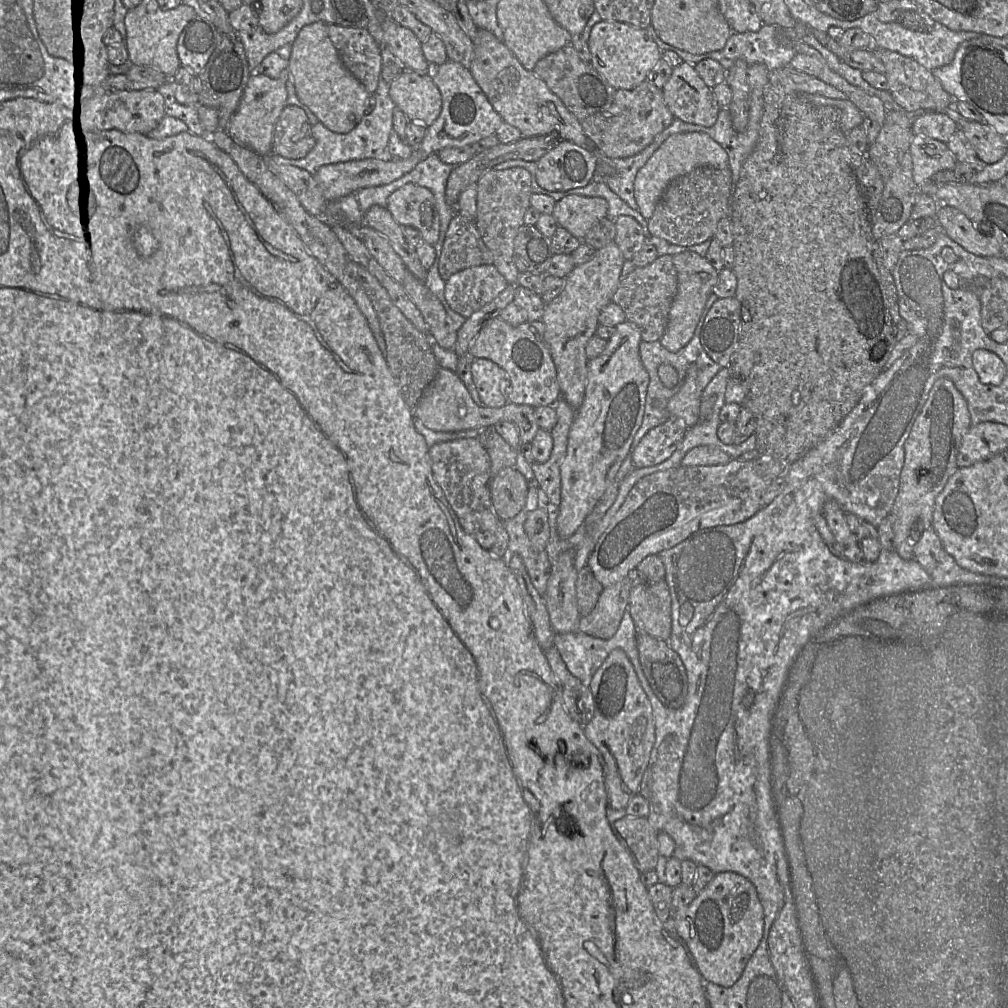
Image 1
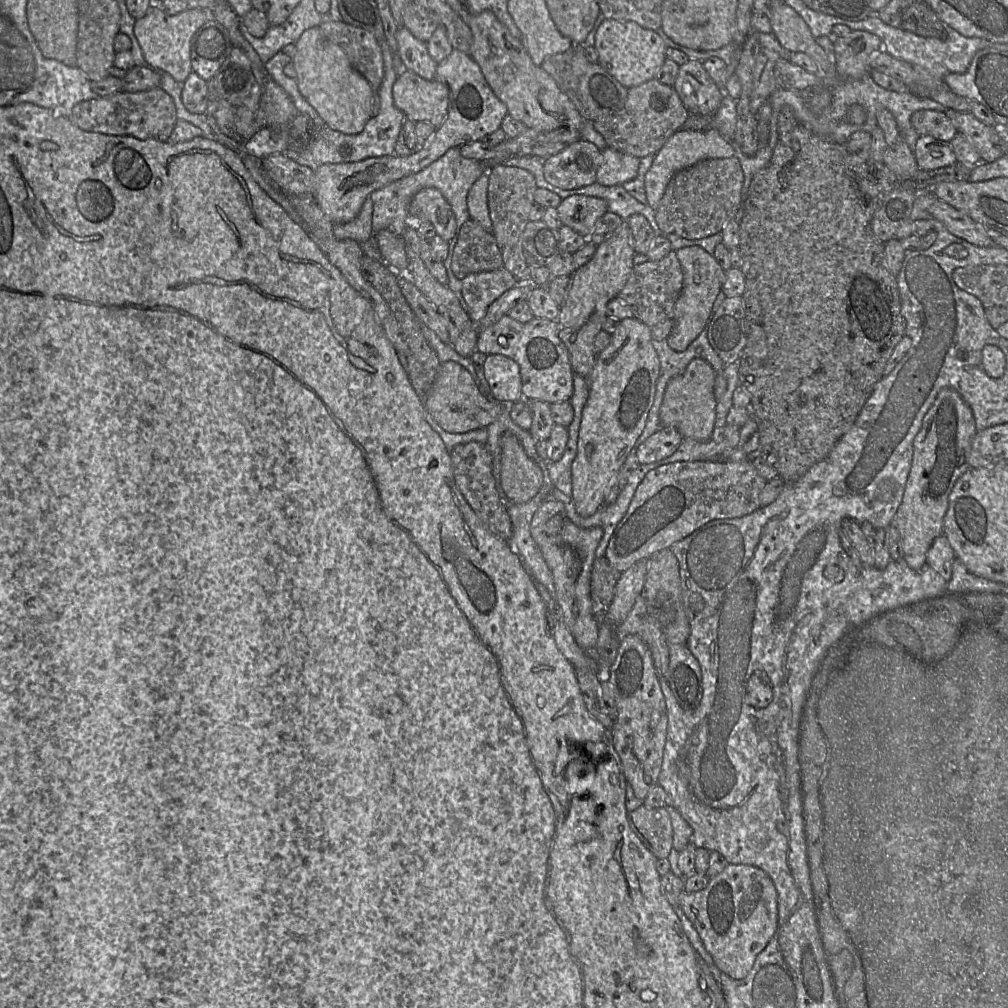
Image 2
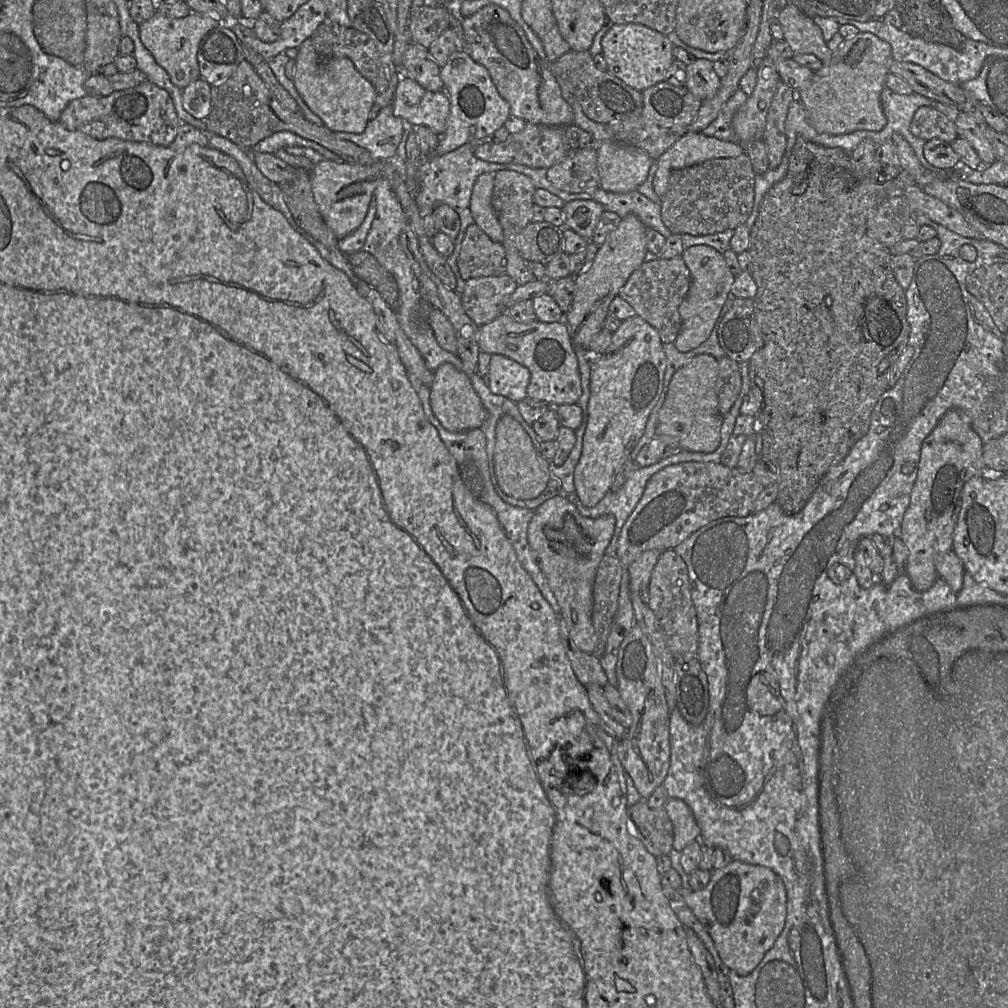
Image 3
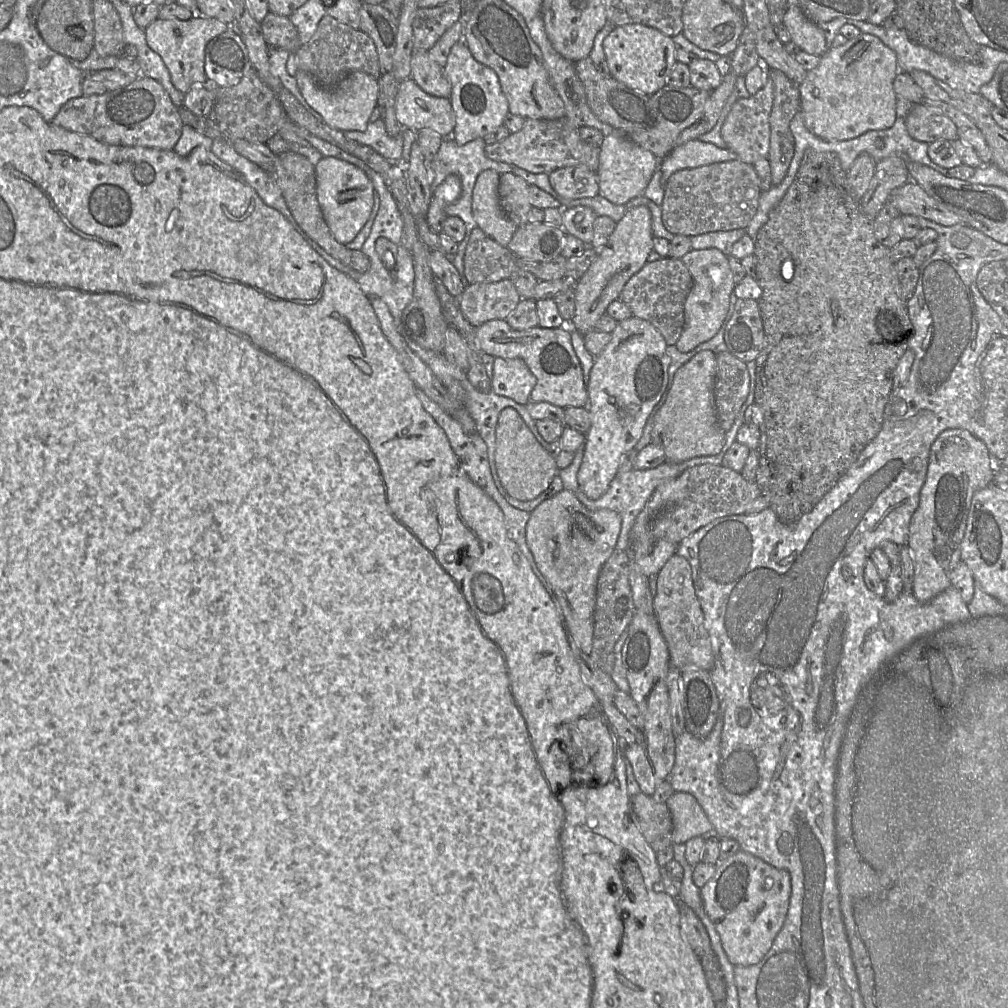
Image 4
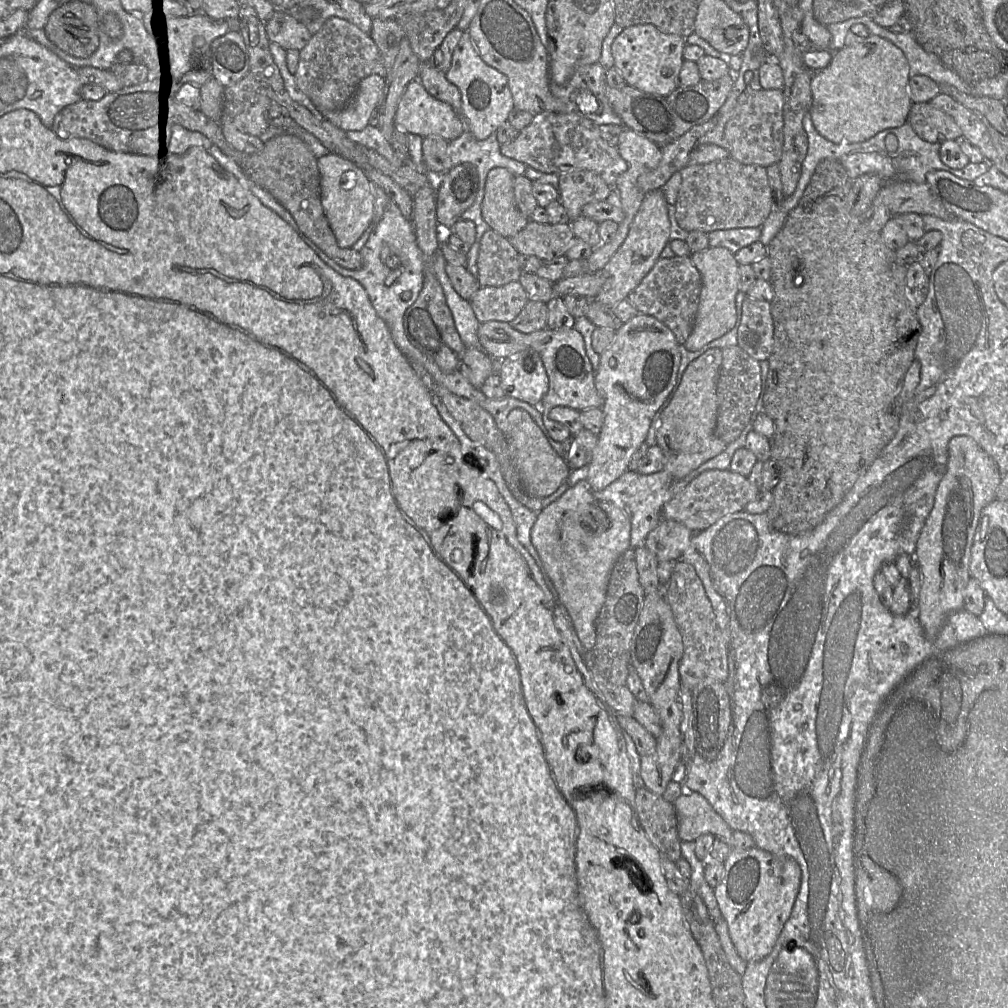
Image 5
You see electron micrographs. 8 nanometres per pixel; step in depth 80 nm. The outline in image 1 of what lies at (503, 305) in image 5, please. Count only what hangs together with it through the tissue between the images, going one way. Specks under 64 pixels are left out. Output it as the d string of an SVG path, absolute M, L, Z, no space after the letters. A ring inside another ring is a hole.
M492 265L460 270L445 282L445 299L452 310L468 319L496 298L507 286L503 275Z

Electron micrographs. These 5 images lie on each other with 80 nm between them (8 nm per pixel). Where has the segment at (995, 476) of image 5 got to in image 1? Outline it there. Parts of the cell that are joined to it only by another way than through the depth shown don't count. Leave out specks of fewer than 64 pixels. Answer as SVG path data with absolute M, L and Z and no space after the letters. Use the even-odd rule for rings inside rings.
M947 378L938 379L931 388L927 401L917 416L911 432L904 443L905 458L900 474L899 492L892 507L891 516L895 533L895 550L904 560L914 559L914 546L911 532L921 522L924 528L932 526L935 499L944 489L948 479L959 469L957 456L963 436L971 427L971 418L967 402L954 383Z

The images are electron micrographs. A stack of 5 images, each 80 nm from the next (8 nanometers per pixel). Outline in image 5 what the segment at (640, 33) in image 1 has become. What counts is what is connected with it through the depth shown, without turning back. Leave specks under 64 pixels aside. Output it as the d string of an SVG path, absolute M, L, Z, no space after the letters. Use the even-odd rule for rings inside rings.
M652 24L631 25L623 28L612 43L613 67L627 85L666 97L679 86L678 75L684 62L683 50L686 45L684 37L664 33Z

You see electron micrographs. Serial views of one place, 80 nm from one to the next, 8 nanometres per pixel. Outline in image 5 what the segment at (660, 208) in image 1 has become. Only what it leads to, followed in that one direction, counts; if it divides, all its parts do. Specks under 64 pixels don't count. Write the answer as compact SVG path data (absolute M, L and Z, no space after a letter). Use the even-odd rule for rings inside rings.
M732 157L707 164L688 165L680 171L682 182L675 203L675 218L680 228L702 231L761 227L775 204L766 168L746 165Z

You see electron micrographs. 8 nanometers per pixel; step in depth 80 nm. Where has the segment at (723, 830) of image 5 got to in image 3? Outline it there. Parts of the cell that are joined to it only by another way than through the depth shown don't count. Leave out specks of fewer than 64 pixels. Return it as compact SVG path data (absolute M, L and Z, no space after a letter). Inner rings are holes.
M669 797L663 807L673 824L673 849L682 851L689 843L699 839L700 828L683 800Z

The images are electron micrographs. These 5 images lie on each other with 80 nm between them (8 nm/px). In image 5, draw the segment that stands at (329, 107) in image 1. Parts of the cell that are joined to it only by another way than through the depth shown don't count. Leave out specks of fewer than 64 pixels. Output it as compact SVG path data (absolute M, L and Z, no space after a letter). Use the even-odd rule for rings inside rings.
M377 74L364 78L354 96L343 109L322 111L322 115L345 132L364 130L370 124L374 111L378 110L385 82L385 78Z

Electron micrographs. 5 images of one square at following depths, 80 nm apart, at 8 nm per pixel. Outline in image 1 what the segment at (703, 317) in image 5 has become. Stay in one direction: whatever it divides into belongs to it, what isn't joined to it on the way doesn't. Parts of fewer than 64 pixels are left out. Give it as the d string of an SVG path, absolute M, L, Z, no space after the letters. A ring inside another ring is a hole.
M691 251L672 255L672 261L677 273L677 294L669 310L665 333L659 341L668 351L677 352L693 337L705 304L718 281L719 271L705 257Z

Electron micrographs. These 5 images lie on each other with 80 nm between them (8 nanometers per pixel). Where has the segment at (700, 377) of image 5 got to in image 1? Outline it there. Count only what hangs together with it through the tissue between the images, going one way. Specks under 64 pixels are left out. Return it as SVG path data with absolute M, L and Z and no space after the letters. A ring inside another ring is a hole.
M690 364L683 385L668 401L669 416L681 419L687 428L694 426L699 420L703 391L699 386L698 367Z

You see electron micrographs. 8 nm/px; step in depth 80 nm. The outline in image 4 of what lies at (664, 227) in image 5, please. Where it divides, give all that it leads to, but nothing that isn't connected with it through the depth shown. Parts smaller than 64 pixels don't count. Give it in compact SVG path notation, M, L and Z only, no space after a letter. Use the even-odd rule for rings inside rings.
M641 205L629 209L616 223L614 231L606 244L598 250L590 267L575 282L575 313L572 320L564 320L562 326L574 328L582 336L596 330L596 324L606 314L609 304L619 299L628 280L648 262L648 256L653 251L653 238L649 208Z

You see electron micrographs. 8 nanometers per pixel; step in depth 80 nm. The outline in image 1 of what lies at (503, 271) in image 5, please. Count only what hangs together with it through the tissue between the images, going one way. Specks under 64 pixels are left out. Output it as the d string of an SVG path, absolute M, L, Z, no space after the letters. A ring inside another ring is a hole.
M455 212L445 235L439 260L439 274L445 282L454 273L481 265L492 265L493 256L475 223Z

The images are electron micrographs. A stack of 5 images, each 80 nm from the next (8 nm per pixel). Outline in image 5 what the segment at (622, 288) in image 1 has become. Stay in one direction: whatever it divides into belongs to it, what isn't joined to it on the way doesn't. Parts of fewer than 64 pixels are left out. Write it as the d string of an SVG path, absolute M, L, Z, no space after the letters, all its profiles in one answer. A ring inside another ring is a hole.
M689 256L659 258L626 299L638 313L653 316L666 325L681 346L693 330L701 288L701 274Z

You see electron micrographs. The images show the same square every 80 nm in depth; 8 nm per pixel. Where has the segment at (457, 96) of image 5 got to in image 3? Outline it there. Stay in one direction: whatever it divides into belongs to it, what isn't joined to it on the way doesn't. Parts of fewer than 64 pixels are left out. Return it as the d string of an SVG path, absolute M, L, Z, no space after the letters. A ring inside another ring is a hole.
M412 42L403 58L401 71L426 90L438 92L444 90L444 83L441 79L441 67L431 57L428 49L420 44Z

